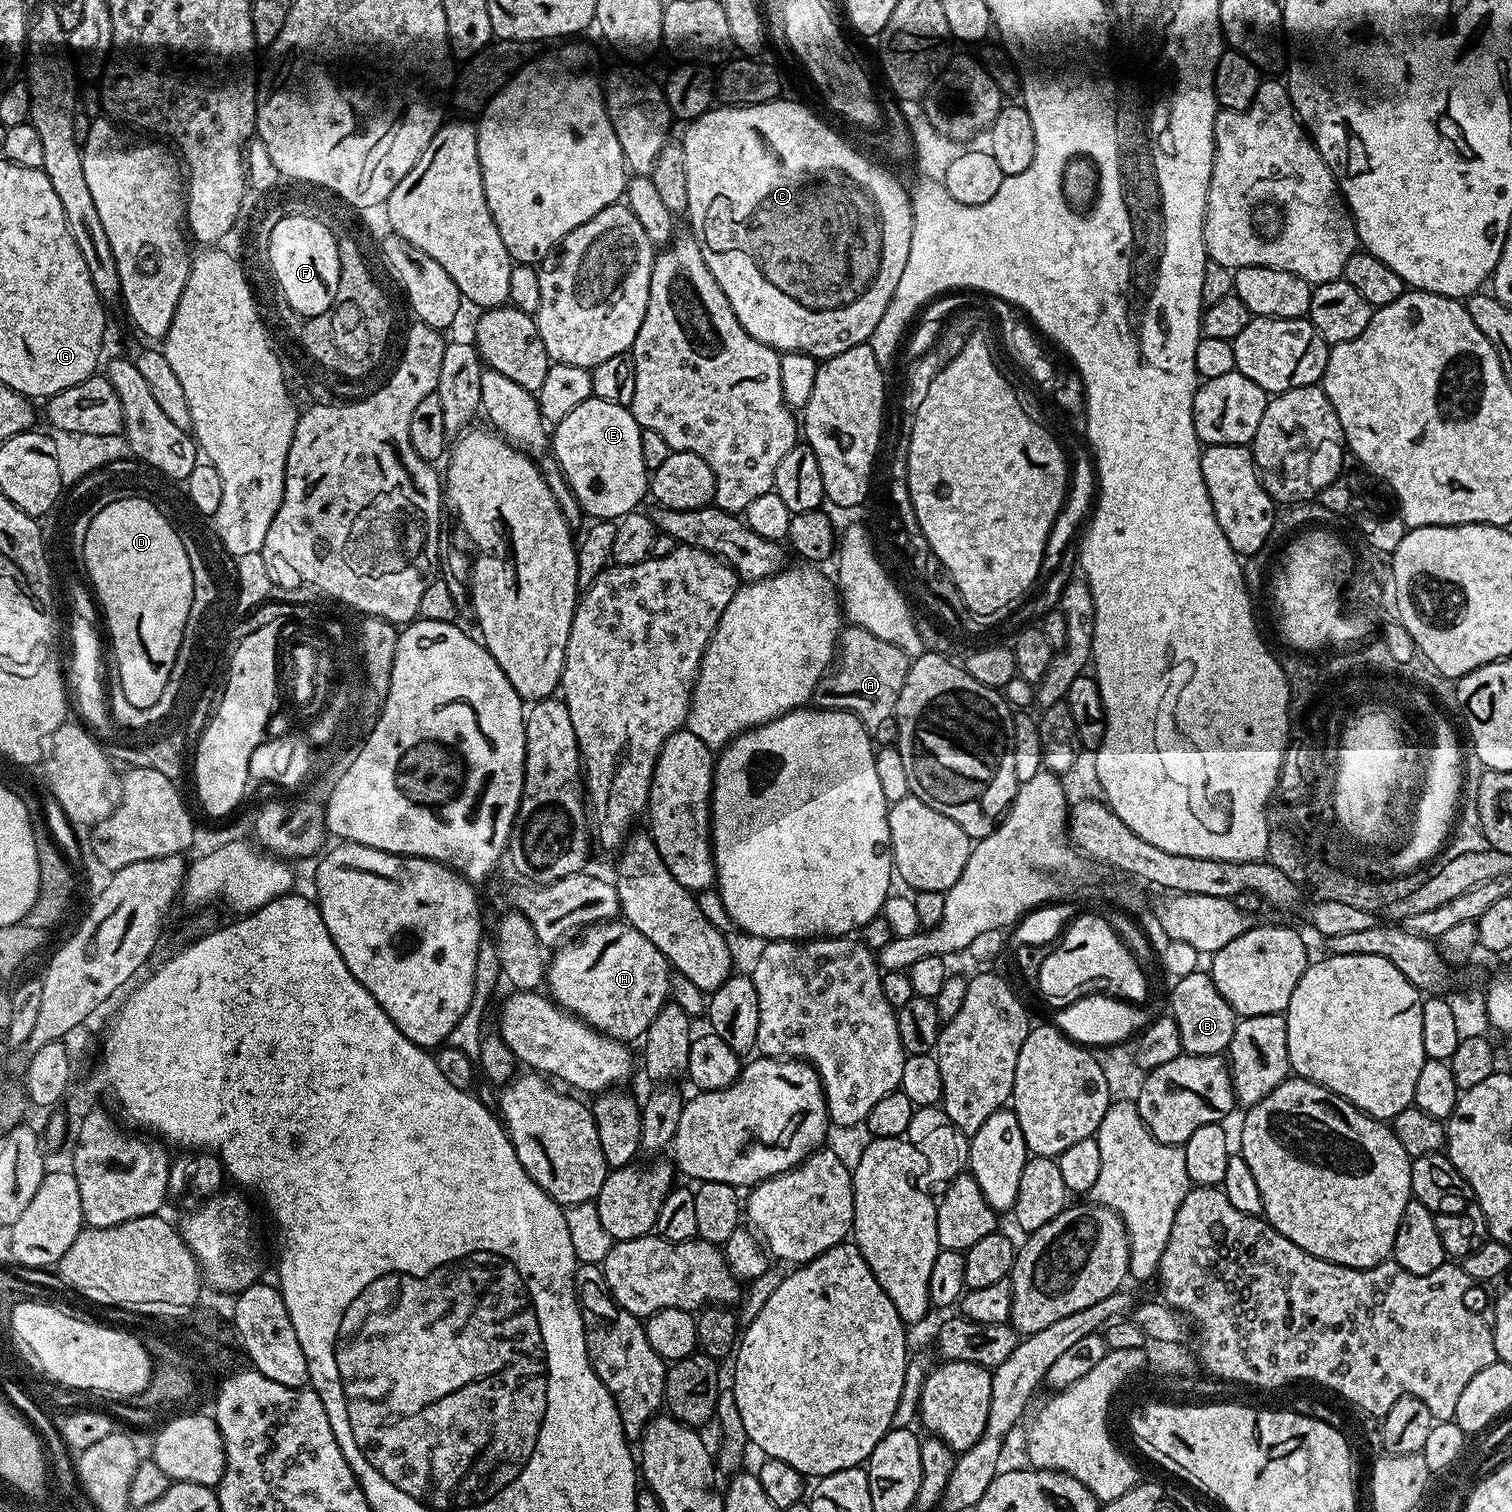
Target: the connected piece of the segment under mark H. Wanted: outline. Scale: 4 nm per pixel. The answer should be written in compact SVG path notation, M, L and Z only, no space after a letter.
M625 922L590 924L579 936L580 940L565 939L551 953L546 973L551 999L611 1040L639 1041L658 1010L669 1003L672 972L667 958Z

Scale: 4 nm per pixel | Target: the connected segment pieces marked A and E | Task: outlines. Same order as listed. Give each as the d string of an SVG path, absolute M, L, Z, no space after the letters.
M845 627L840 633L835 667L820 679L811 703L818 708L852 712L869 730L880 728L895 717L898 694L902 694L909 663L910 657L898 646L876 638L864 628Z
M595 398L582 402L582 406L574 406L574 410L570 410L570 414L566 414L566 418L562 418L554 426L551 433L551 454L581 509L587 515L589 512L597 521L616 522L621 516L637 511L641 507L640 499L649 491L650 469L642 462L641 431L640 423L632 417L628 408Z

